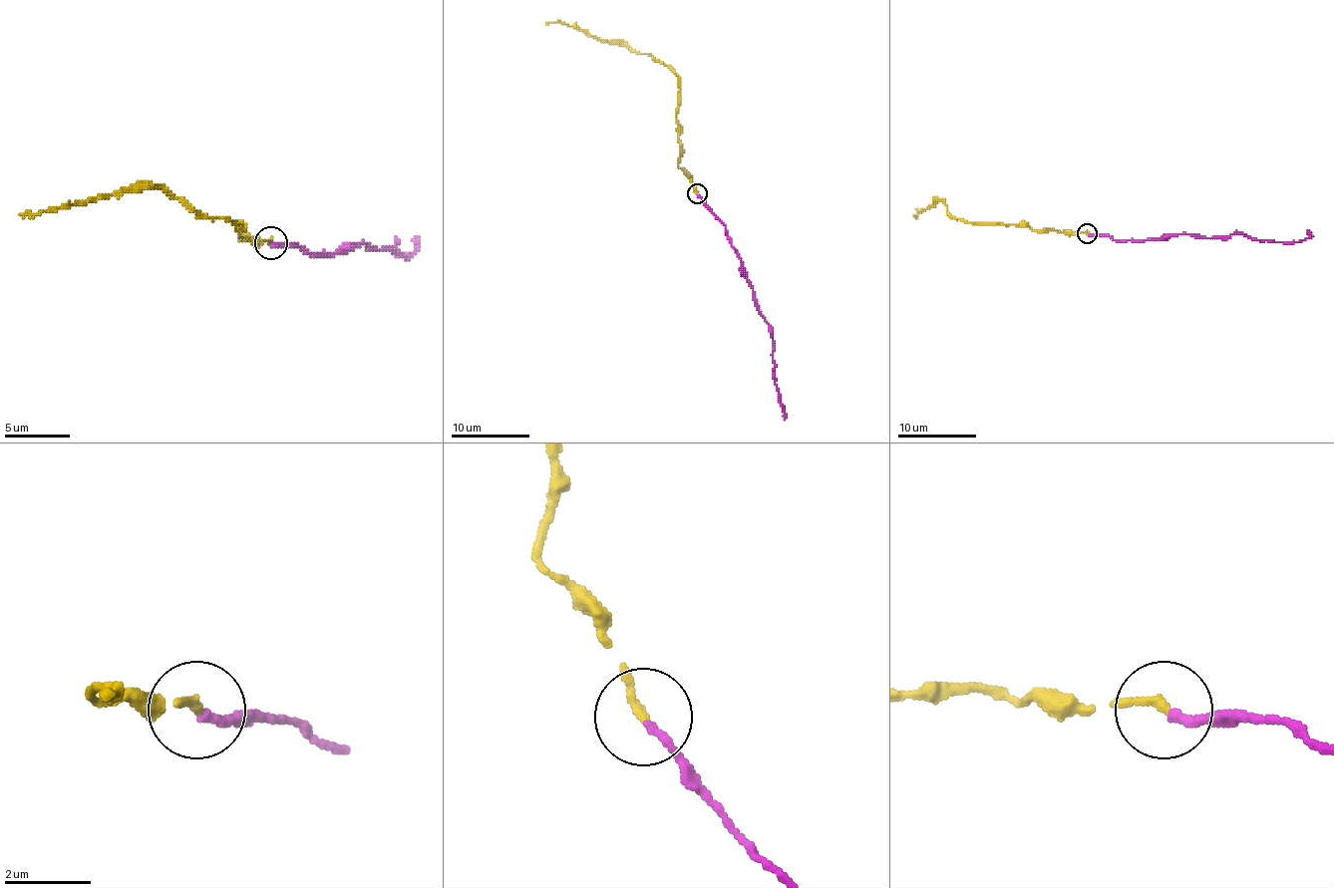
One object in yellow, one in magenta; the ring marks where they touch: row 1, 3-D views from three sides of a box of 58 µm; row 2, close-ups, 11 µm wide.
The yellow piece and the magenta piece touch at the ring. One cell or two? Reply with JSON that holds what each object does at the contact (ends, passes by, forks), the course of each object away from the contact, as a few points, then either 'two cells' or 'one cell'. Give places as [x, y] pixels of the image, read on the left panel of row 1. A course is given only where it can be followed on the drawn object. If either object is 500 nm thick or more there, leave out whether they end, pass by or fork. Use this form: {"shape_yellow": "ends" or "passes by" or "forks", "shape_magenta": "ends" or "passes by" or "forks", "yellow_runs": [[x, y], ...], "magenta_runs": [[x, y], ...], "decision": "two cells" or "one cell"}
{"shape_yellow": "ends", "shape_magenta": "ends", "yellow_runs": [[271, 243], [238, 237], [242, 237], [235, 227], [242, 227], [222, 217], [202, 217], [161, 188], [20, 214]], "magenta_runs": [[271, 243], [297, 243], [317, 253], [363, 243], [389, 250], [396, 243], [406, 256], [419, 237]], "decision": "one cell"}

